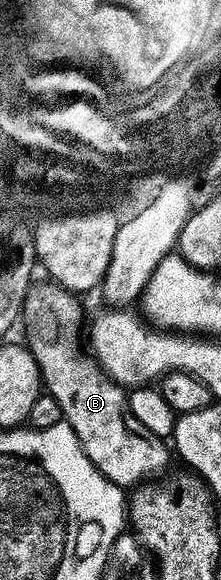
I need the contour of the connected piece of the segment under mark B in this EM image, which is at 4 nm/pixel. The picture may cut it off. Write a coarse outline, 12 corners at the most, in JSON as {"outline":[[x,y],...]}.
{"outline":[[45,280],[19,322],[48,397],[108,482],[163,473],[170,447],[81,354],[80,301]]}

